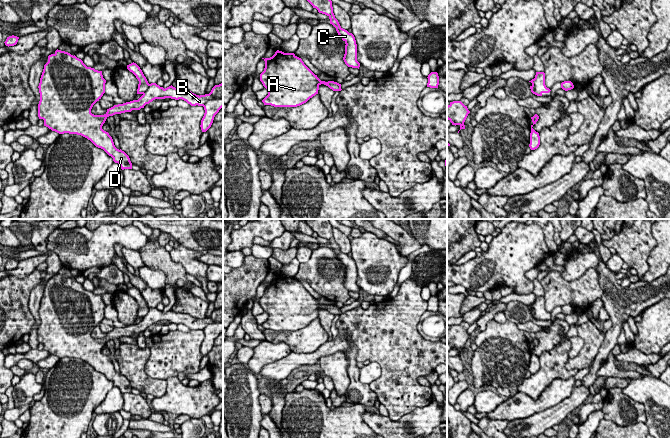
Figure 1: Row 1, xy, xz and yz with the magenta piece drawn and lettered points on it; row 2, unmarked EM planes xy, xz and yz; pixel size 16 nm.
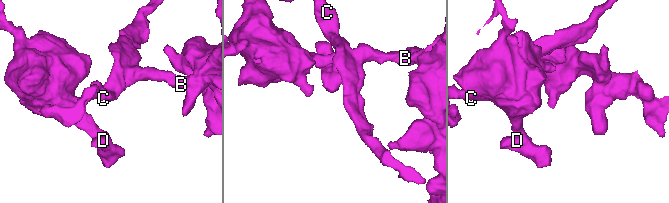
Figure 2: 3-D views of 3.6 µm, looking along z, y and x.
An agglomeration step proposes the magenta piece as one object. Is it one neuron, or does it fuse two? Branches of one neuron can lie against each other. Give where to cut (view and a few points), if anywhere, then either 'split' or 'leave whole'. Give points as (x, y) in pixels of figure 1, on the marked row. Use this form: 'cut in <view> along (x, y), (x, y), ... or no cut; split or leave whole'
no cut; leave whole

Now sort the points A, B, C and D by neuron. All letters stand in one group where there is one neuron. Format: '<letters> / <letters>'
A B C D

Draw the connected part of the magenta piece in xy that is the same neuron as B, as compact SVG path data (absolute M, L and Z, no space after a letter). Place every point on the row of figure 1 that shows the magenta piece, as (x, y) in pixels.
M57 49L48 56L40 78L39 119L44 120L44 126L59 134L77 134L87 138L96 147L103 149L124 170L132 169L129 156L117 149L112 137L102 129L109 116L140 110L155 99L182 99L191 106L204 107L205 113L200 127L202 132L206 132L223 107L223 83L215 85L209 94L199 96L172 85L164 89L156 83L149 84L140 67L134 62L127 65L127 69L138 79L137 94L142 96L138 100L114 105L107 109L104 115L94 115L91 109L105 93L106 80L102 71L87 67L75 55Z

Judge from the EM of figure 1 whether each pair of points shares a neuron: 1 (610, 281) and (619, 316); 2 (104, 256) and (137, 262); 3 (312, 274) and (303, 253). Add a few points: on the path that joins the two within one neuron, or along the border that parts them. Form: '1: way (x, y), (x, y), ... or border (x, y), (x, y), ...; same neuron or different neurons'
1: way (612, 290), (619, 303), (619, 307); same neuron
2: border (122, 246), (138, 251); different neurons
3: border (312, 250), (310, 258), (300, 264); different neurons

